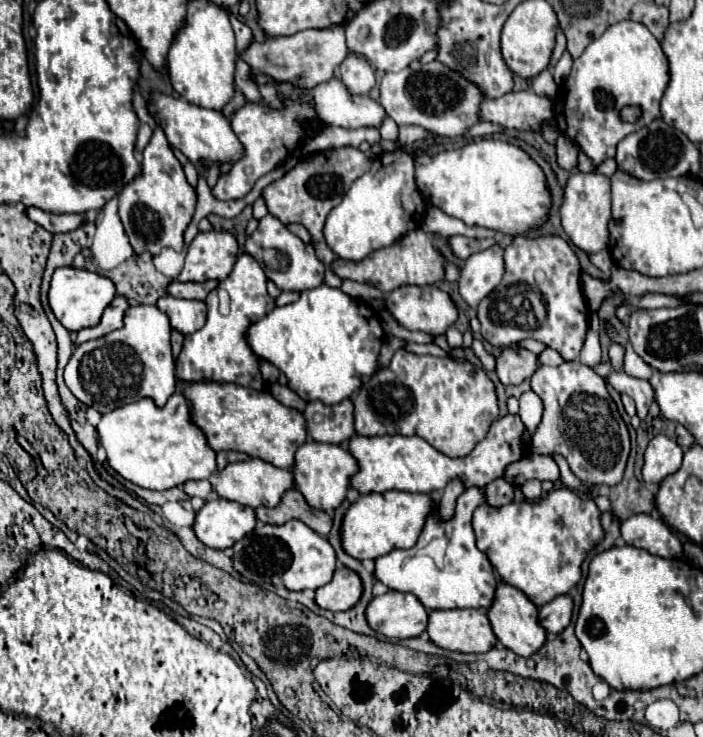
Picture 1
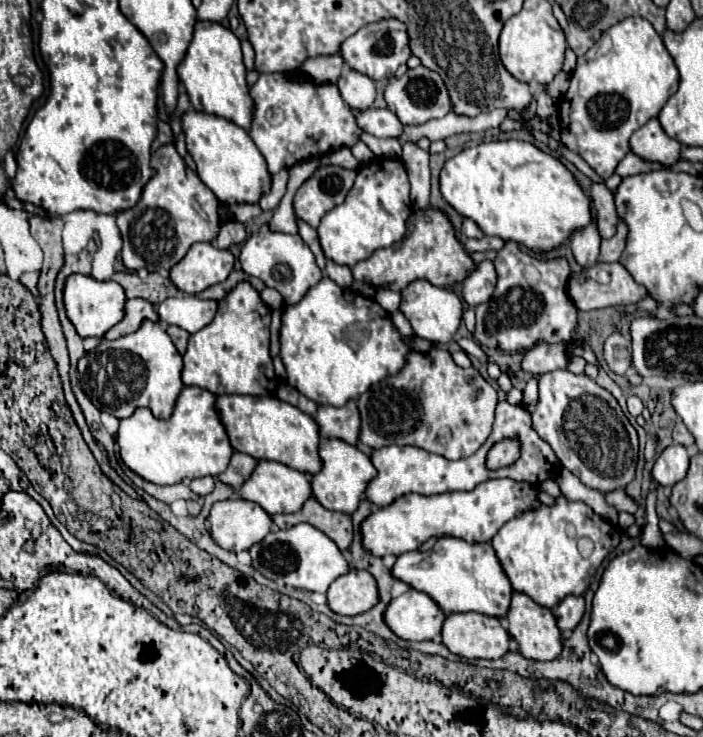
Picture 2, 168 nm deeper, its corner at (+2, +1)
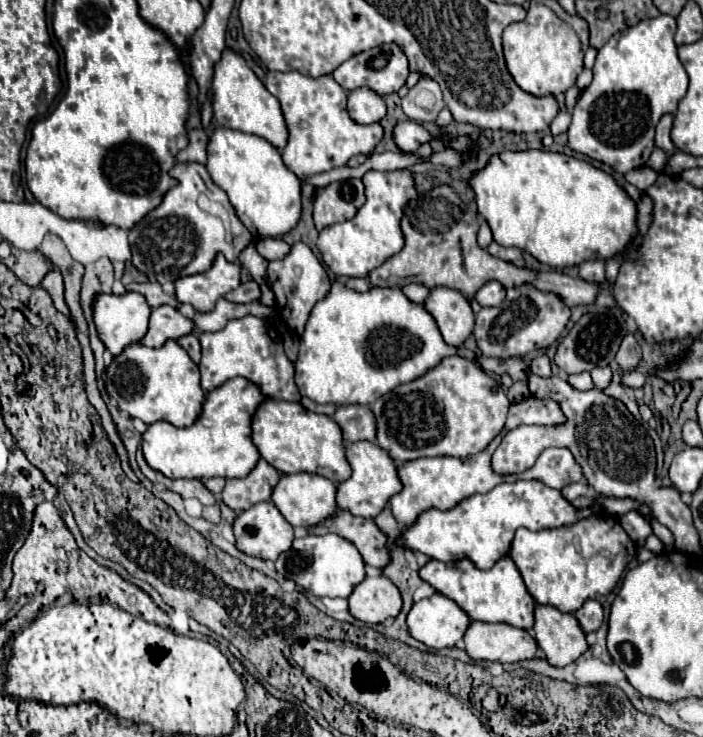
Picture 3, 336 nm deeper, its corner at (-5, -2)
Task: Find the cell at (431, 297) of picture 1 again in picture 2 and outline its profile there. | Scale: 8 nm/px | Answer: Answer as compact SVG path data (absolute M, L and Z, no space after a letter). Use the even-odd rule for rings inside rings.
M416 280L402 290L402 304L400 310L410 320L412 330L434 344L448 344L454 340L454 334L462 322L462 302L460 298L446 288L438 288L428 280Z

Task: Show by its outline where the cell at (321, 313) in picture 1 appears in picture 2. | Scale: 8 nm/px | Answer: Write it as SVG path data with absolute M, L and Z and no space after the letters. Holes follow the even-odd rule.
M324 276L306 292L306 296L298 304L288 306L282 314L280 358L286 366L286 380L292 388L296 388L316 404L320 404L322 400L322 404L342 406L348 400L356 400L362 392L366 392L366 388L370 388L378 380L384 380L388 374L398 372L398 368L402 368L402 364L406 362L406 352L428 352L432 346L434 344L430 340L418 336L404 338L392 324L390 314L386 314L380 304L360 294L348 296L348 292L340 290L340 286L328 276Z

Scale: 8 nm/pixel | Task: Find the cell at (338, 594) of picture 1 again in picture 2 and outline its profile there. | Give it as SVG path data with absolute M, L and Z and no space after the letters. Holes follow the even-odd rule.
M350 570L328 588L328 606L344 616L368 612L380 600L376 580L366 570Z

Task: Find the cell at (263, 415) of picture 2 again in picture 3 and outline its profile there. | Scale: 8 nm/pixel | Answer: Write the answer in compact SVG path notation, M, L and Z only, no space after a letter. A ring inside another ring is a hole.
M265 399L259 403L251 419L251 429L251 439L261 459L273 465L279 473L309 471L323 475L333 483L341 483L341 479L349 477L349 463L345 459L341 429L327 415L311 413L301 403Z

